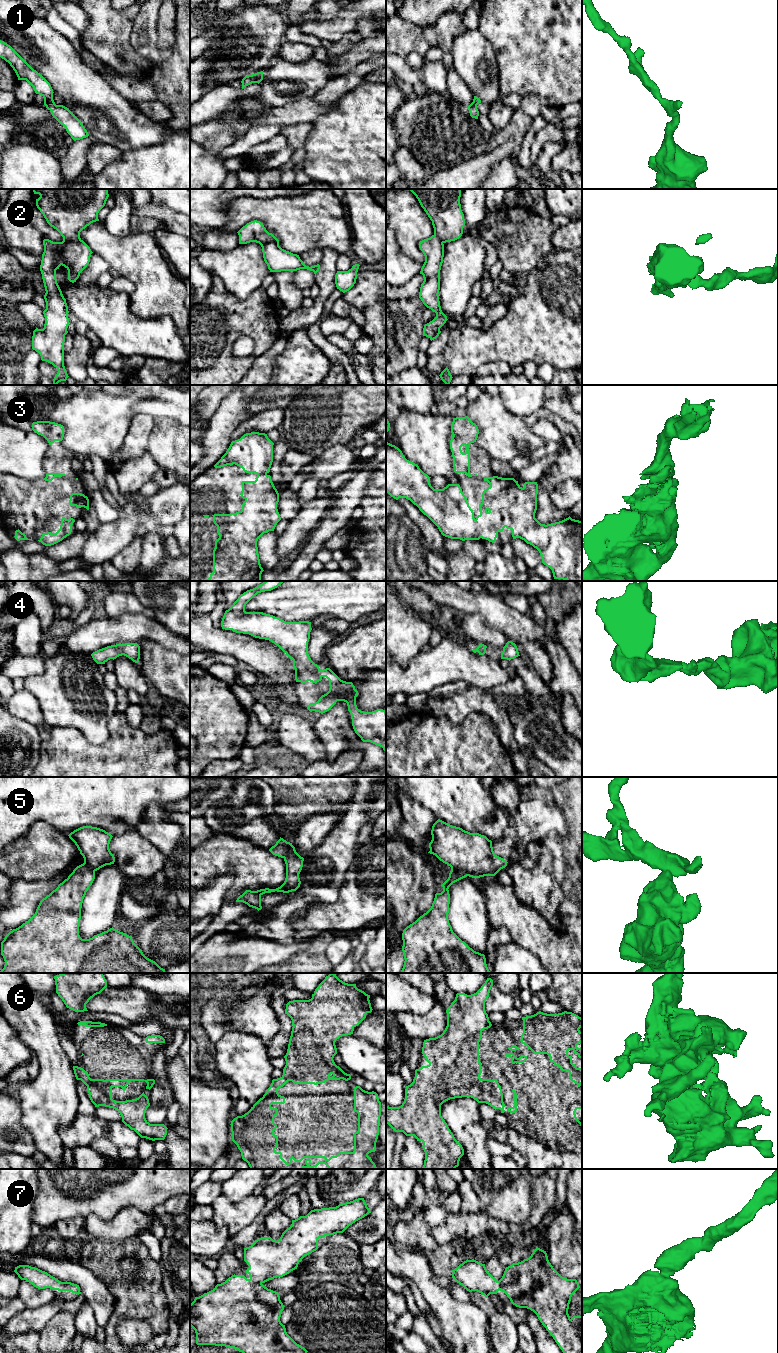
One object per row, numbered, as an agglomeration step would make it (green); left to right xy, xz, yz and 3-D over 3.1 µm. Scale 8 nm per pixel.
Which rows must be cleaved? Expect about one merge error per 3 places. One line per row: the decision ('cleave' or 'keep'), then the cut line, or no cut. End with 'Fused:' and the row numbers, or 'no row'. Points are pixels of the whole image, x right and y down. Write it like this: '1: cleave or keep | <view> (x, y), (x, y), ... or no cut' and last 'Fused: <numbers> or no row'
1: keep | no cut
2: keep | no cut
3: keep | no cut
4: keep | no cut
5: cleave | yz (451, 868), (461, 870), (467, 875)
6: keep | no cut
7: keep | no cut
Fused: 5

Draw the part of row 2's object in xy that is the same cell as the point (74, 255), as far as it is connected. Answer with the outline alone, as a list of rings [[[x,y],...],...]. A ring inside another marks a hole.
[[[33,189],[39,194],[36,206],[43,214],[47,223],[56,229],[63,237],[62,242],[43,240],[44,252],[40,271],[45,287],[44,299],[46,309],[43,311],[45,324],[43,329],[36,328],[32,336],[32,349],[38,352],[42,361],[46,361],[57,368],[58,372],[53,379],[57,385],[69,377],[64,366],[64,342],[69,325],[68,306],[62,291],[57,283],[56,270],[62,265],[68,270],[68,280],[76,282],[80,273],[87,267],[93,253],[90,247],[80,238],[80,232],[91,223],[99,221],[98,213],[105,206],[109,197],[109,189]]]

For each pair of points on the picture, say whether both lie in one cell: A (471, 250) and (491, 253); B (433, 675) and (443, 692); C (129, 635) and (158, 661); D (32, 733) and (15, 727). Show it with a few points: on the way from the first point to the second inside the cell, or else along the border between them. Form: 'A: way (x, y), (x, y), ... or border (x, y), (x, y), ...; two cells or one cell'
A: border (471, 234), (485, 251), (484, 271); two cells
B: border (462, 680), (438, 685), (427, 693); two cells
C: border (139, 642), (142, 640), (153, 640), (163, 647); two cells
D: way (28, 733), (21, 733), (19, 731); one cell

